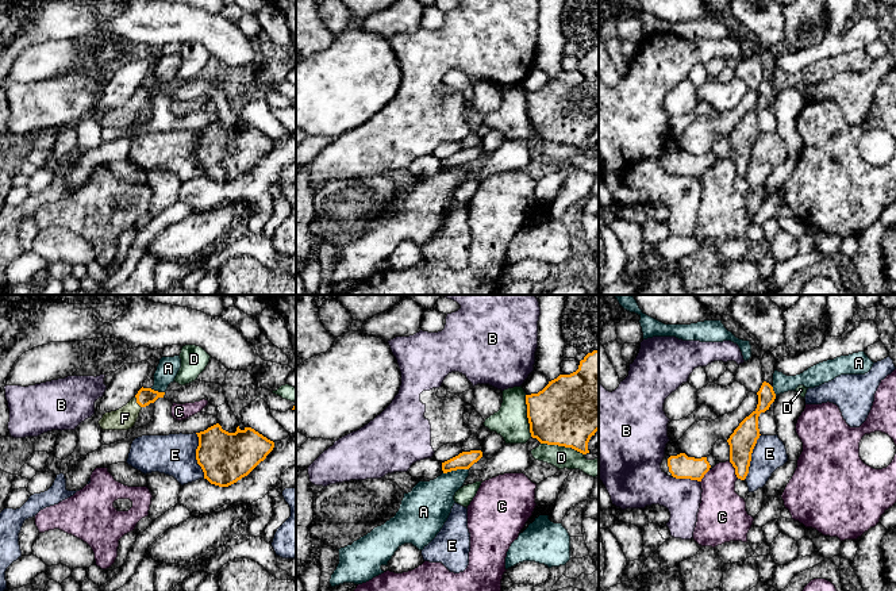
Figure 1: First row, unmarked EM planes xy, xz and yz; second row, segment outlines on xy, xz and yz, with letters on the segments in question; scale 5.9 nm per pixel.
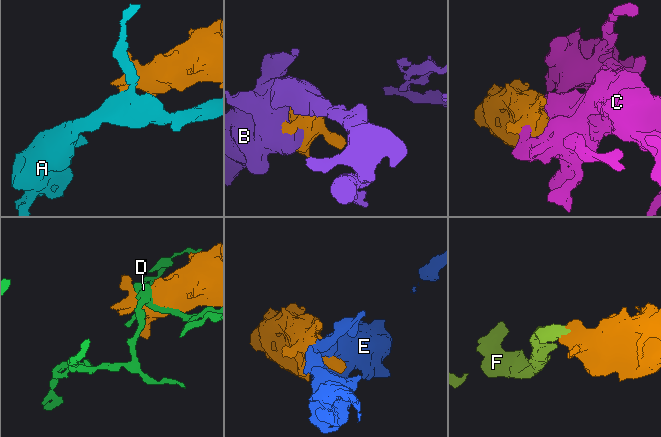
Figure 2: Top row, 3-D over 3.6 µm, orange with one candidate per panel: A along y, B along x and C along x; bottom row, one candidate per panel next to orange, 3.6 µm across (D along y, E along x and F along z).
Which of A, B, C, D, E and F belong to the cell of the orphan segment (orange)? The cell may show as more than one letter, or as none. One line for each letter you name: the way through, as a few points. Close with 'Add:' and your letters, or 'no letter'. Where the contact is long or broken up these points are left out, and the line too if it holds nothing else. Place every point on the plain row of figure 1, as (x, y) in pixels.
F: way xy (145, 93), (137, 99), (125, 115)
Add: F

